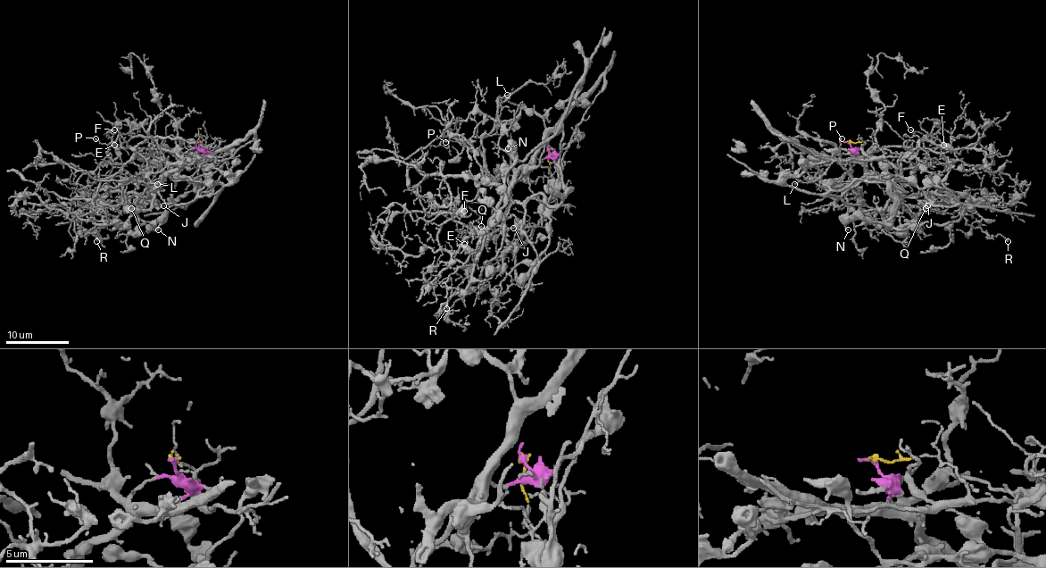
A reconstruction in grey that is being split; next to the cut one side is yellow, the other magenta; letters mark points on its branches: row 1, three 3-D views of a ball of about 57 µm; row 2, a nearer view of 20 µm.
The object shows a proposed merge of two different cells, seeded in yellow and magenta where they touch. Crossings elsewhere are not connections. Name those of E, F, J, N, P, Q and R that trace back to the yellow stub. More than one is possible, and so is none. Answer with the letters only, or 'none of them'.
N, P

